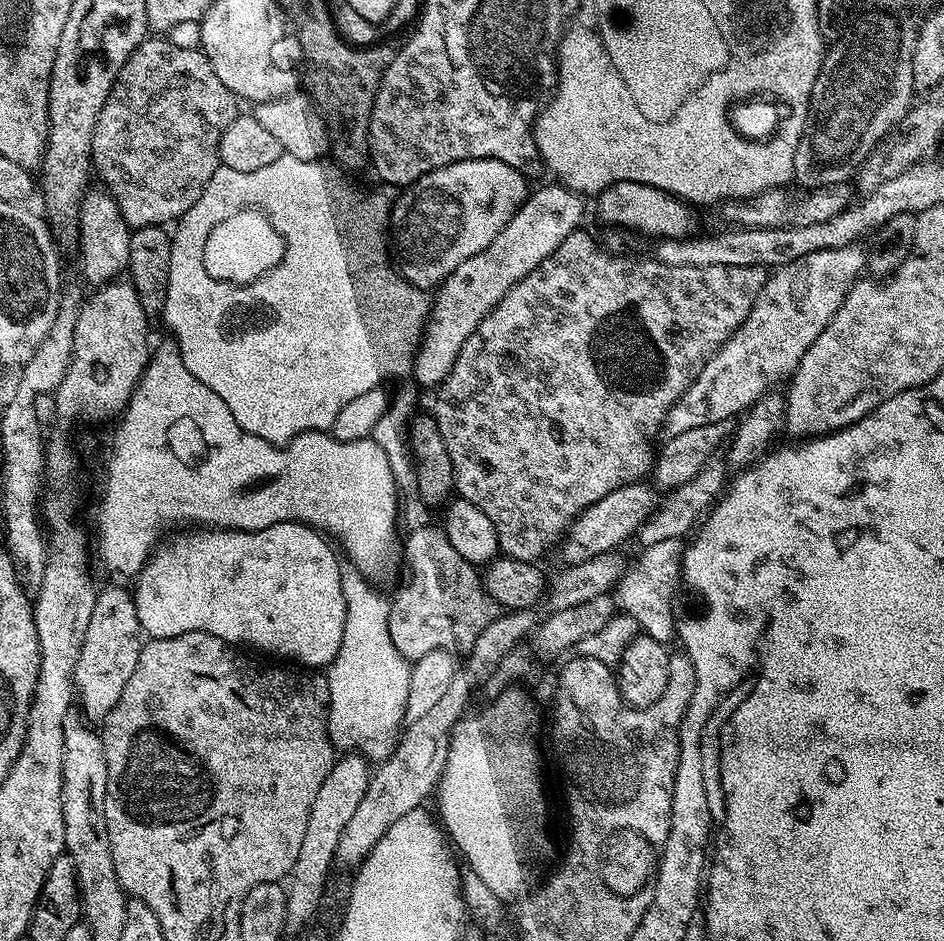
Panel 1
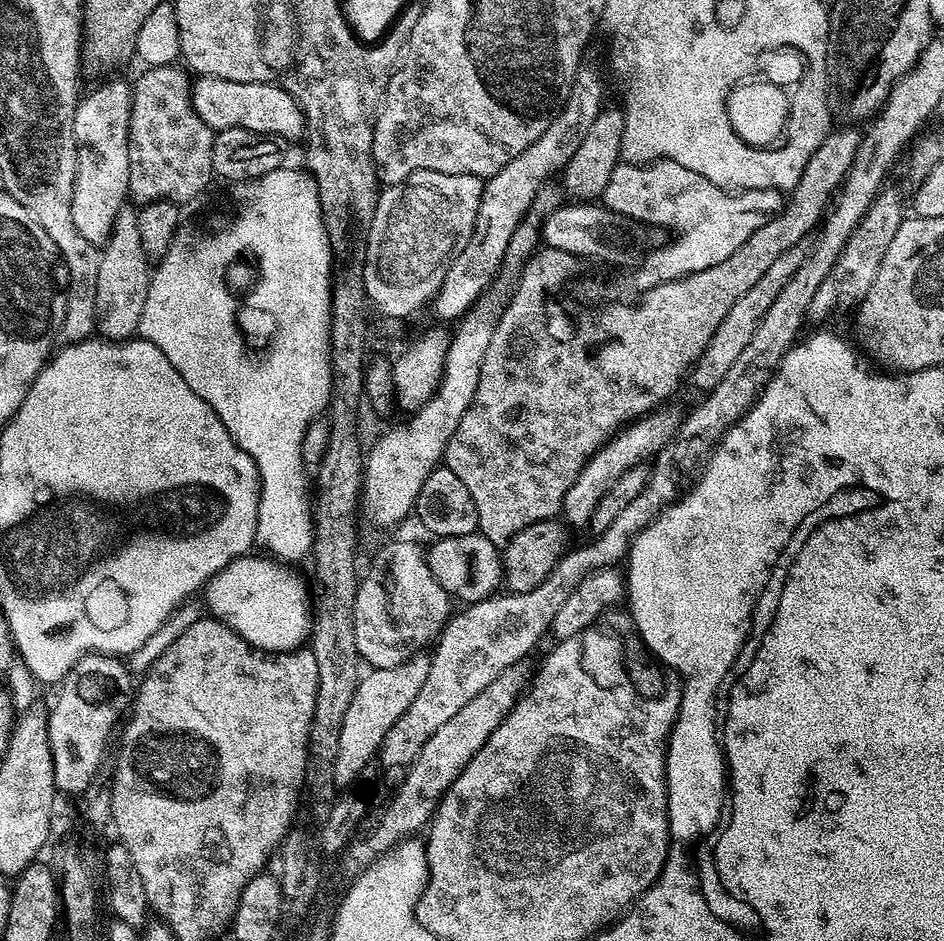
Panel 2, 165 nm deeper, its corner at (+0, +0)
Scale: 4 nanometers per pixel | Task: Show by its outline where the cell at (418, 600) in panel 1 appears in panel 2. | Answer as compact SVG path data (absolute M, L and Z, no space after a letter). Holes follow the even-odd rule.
M396 540L386 545L373 558L368 573L365 576L363 573L356 586L354 642L357 657L372 668L404 664L411 656L423 653L444 631L454 612L452 605L450 595L431 573L423 547L420 549L412 540Z

